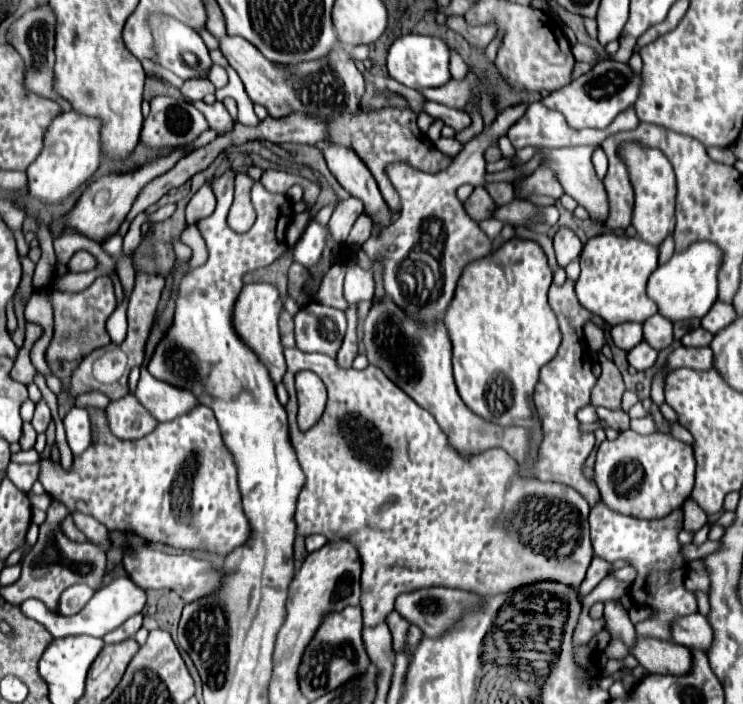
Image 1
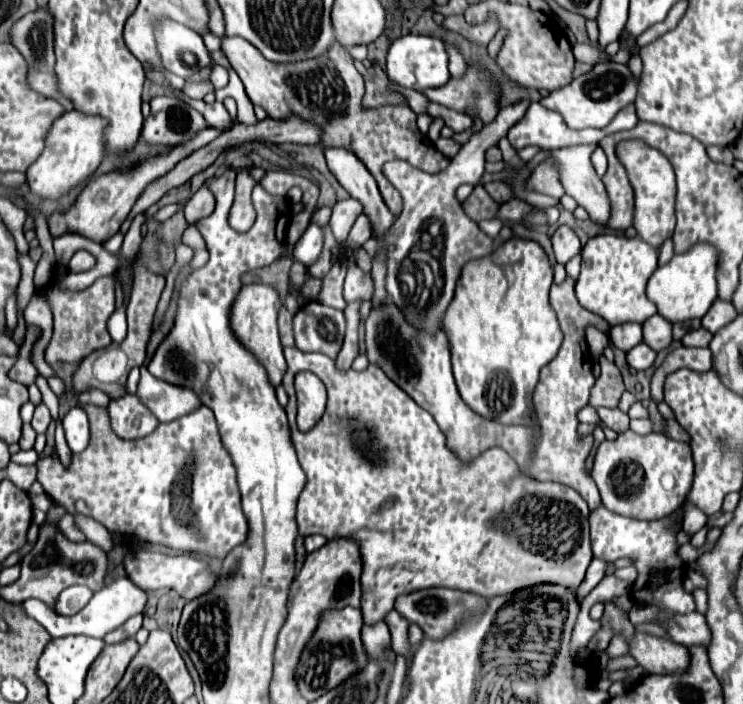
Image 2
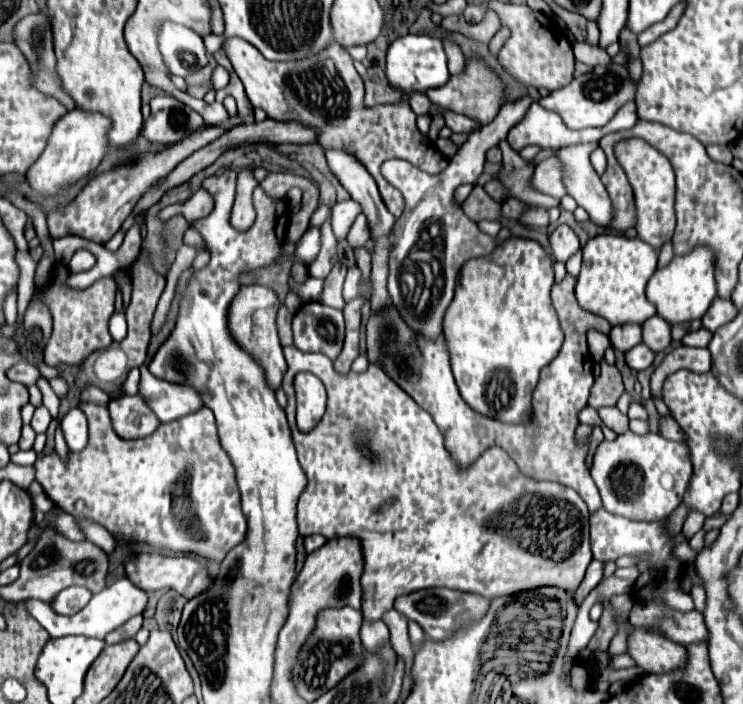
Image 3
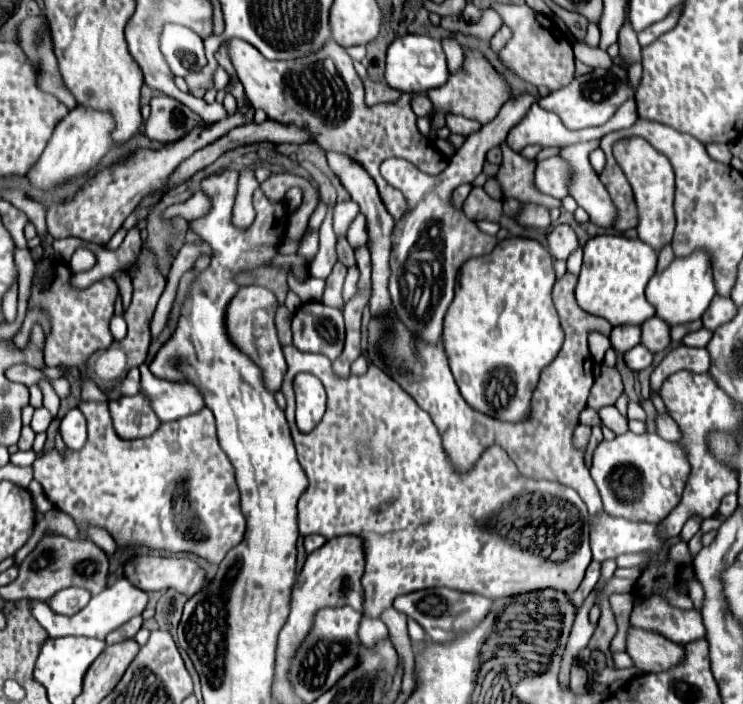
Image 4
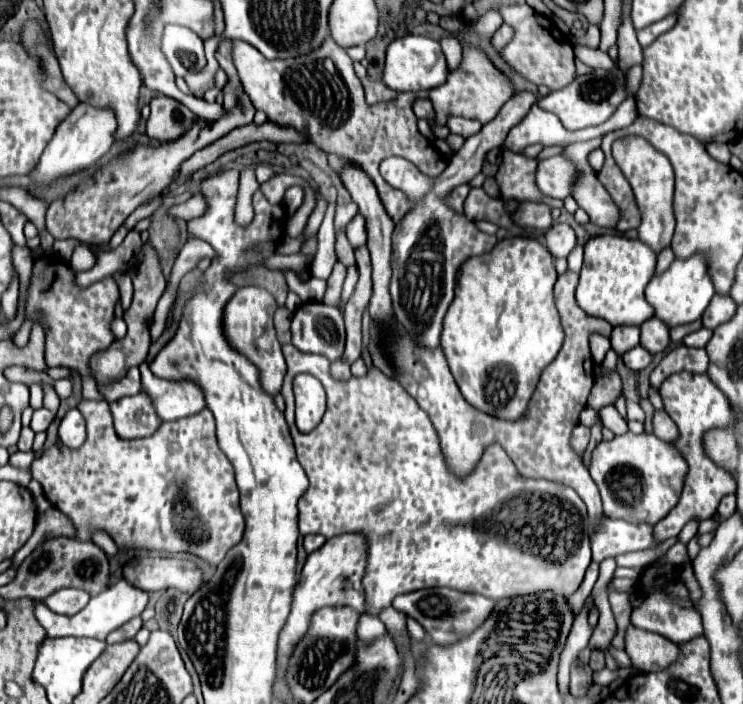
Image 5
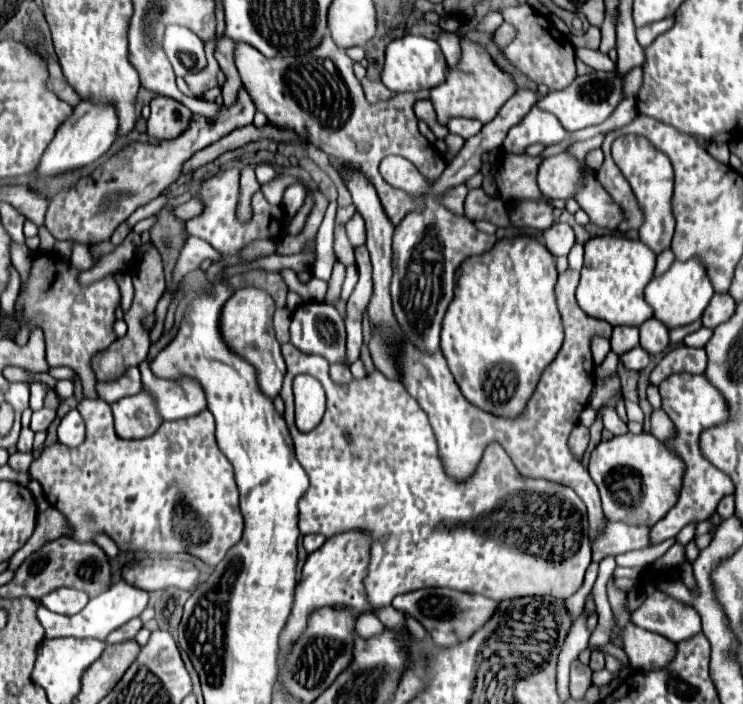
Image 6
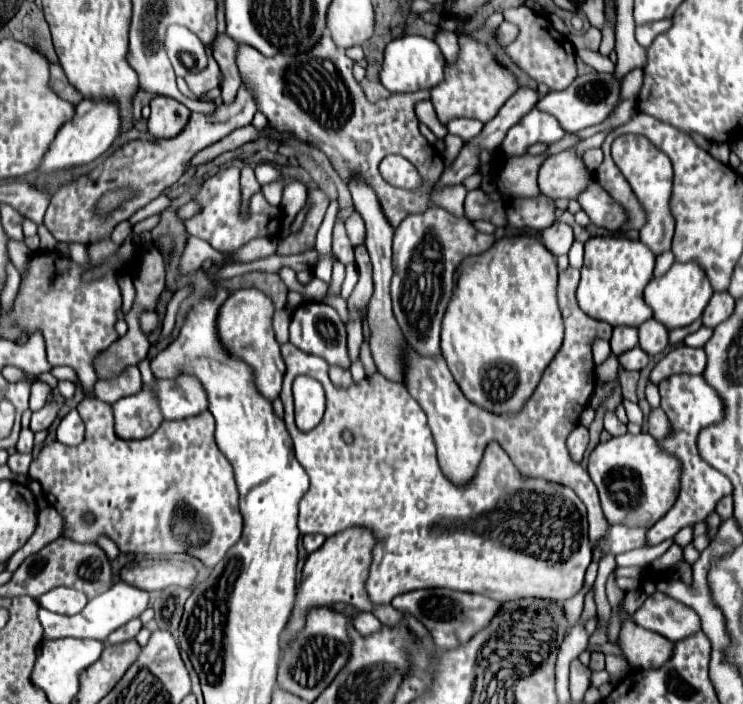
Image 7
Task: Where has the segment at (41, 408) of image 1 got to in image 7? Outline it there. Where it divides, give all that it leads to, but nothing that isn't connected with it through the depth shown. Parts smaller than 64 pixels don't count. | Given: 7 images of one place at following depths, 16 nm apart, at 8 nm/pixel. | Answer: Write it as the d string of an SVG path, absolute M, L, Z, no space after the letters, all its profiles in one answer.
M54 390L54 394L52 394L52 396L54 396L54 398L52 398L52 402L48 402L44 408L40 408L38 412L34 412L34 414L32 414L32 422L30 422L30 430L32 430L32 432L46 430L46 428L54 422L54 418L58 416L60 408L64 406L66 398L64 398L64 396L60 396L60 392L58 392L58 390Z

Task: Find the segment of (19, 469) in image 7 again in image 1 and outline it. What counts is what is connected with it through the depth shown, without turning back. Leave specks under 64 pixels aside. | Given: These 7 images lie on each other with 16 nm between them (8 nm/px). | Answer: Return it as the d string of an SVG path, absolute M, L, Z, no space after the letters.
M20 450L18 454L12 454L12 462L16 464L32 464L40 460L40 454L36 450Z

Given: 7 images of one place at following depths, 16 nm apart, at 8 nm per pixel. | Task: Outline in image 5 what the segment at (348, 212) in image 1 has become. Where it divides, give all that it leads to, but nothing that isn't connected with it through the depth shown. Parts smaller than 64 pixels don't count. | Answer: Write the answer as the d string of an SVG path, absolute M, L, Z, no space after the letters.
M346 204L346 206L338 206L336 208L336 220L334 220L334 226L344 230L346 224L354 218L354 214L358 214L358 208L356 204Z

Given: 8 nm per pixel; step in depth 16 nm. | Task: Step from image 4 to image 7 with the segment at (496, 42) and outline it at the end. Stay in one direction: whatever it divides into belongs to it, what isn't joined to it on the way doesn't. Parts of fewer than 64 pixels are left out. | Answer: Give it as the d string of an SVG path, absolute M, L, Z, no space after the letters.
M504 21L497 29L496 38L502 47L506 47L515 40L517 34L517 27L512 23Z

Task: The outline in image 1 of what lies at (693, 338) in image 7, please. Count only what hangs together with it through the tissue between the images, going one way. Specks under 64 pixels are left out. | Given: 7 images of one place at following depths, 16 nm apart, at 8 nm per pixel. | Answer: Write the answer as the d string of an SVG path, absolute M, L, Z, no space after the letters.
M698 328L698 330L688 332L688 334L682 338L682 344L684 344L684 346L708 346L712 338L714 338L714 336L712 336L708 330Z

